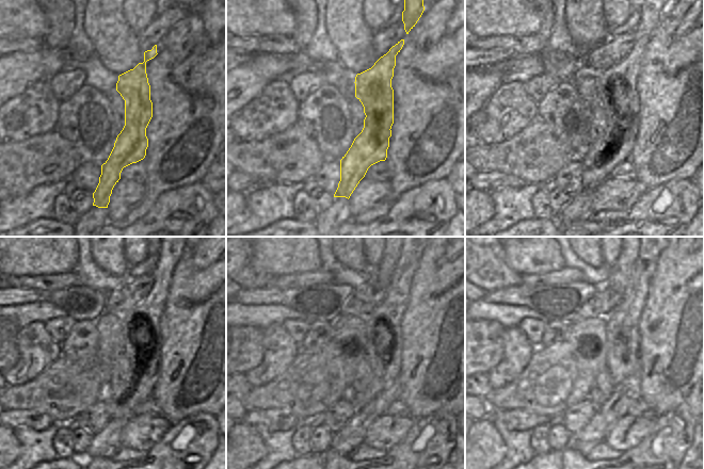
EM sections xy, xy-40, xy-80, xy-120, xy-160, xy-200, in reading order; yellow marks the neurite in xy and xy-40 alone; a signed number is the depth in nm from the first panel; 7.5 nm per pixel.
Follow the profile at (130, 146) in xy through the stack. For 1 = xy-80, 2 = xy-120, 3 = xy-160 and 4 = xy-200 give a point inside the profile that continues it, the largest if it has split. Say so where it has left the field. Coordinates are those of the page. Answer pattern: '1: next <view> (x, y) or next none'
1: next xy-80 (616, 146)
2: next xy-120 (144, 361)
3: next xy-160 (384, 362)
4: next xy-200 (622, 326)

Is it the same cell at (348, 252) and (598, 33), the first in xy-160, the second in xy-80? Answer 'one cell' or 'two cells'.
one cell

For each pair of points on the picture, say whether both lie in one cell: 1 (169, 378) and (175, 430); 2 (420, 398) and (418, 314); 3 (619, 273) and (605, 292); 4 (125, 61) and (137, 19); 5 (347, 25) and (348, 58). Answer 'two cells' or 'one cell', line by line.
1: two cells
2: one cell
3: two cells
4: two cells
5: one cell

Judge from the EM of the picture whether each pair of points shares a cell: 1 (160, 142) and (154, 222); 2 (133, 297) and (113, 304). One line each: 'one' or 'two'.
1: two
2: one

